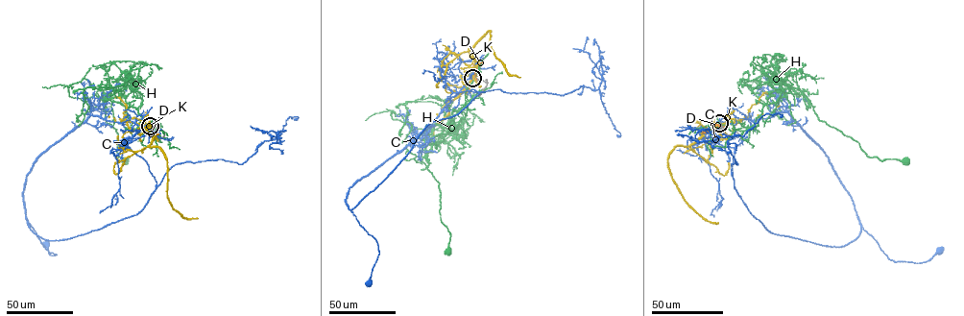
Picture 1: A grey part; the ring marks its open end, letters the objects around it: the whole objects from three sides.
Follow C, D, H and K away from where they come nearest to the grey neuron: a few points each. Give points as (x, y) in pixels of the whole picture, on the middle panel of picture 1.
C: (472, 78), (467, 79), (438, 116), (409, 144), (349, 188), (347, 204), (378, 246), (379, 255), (369, 282)
D: (472, 79), (479, 63), (483, 62)
H: (472, 79), (465, 94), (466, 115), (426, 147), (427, 167), (439, 182), (441, 221), (450, 234), (448, 252)
K: (472, 79), (475, 69), (473, 47), (489, 30), (494, 56), (507, 72), (520, 77)

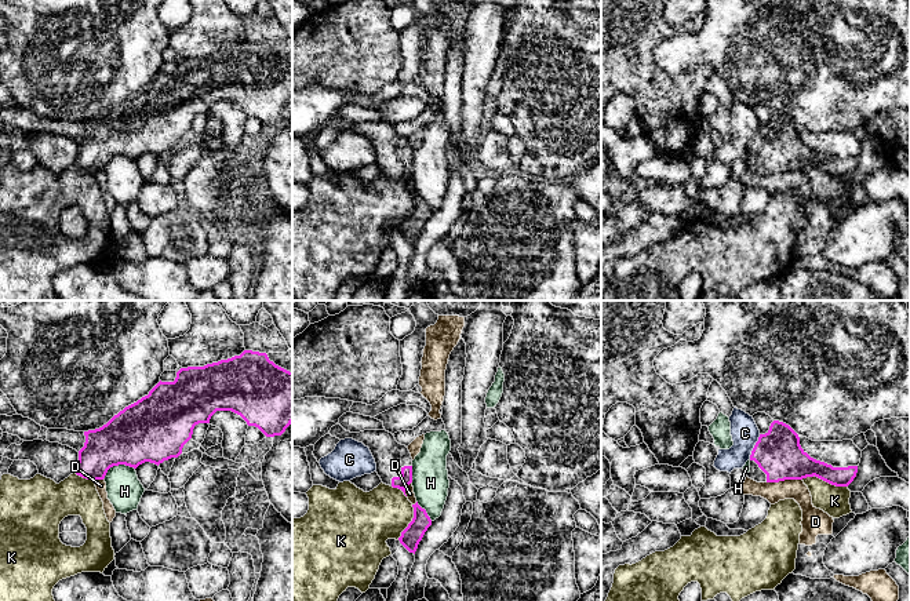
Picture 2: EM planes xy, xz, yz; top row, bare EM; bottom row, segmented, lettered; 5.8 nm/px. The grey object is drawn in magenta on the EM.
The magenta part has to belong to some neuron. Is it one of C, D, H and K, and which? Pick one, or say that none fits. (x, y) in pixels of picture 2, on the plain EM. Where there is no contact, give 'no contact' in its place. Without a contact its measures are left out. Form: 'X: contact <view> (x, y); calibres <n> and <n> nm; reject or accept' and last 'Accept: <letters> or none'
C: contact yz (754, 138); calibres 280 and 160 nm; reject
D: contact yz (783, 171); calibres 280 and 120 nm; reject
H: contact xy (116, 156); calibres 360 and 200 nm; reject
K: contact yz (825, 171); calibres 220 and 170 nm; reject
Accept: none

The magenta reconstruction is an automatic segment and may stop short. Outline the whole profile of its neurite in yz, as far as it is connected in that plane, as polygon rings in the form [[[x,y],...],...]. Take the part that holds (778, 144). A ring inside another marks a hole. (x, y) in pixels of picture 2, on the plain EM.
[[[774,112],[765,125],[760,125],[751,146],[747,168],[757,174],[779,174],[818,168],[836,178],[848,178],[856,168],[858,157],[833,159],[811,149],[800,136],[798,125],[786,114]]]

